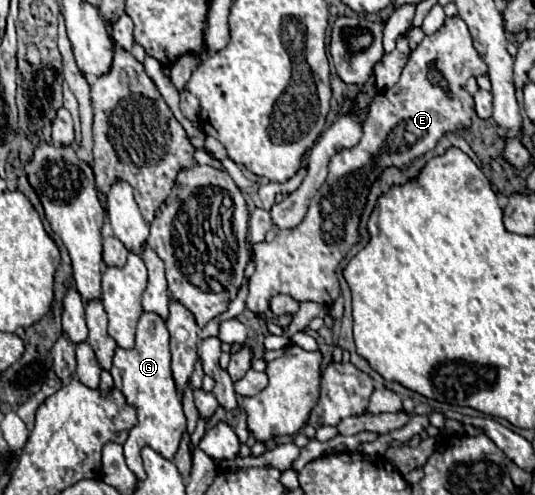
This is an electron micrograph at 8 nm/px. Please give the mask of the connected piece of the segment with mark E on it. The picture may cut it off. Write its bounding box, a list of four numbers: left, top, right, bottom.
[246,17,488,315]

